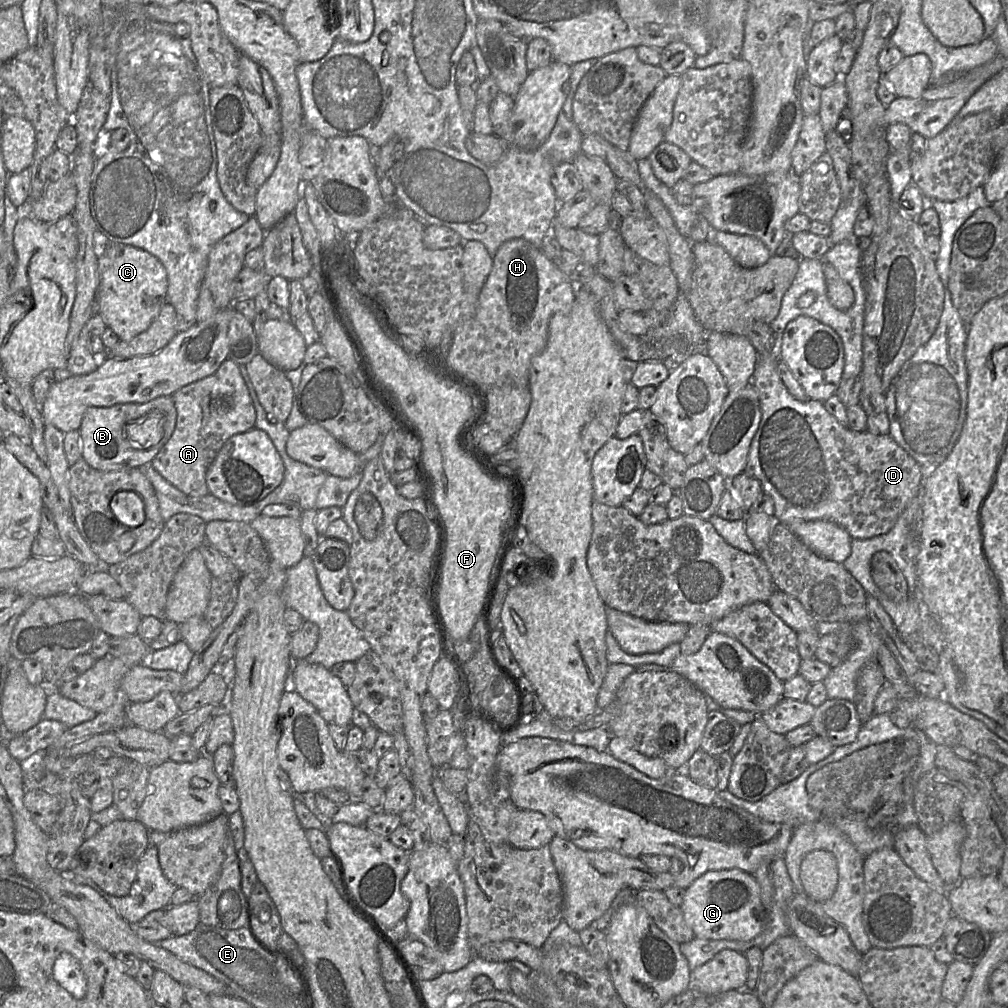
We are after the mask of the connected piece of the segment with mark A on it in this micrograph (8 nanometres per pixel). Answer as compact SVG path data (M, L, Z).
M228 357L214 374L180 388L172 397L177 410L176 427L171 438L151 464L168 482L185 494L208 495L210 491L206 482L207 470L225 442L233 435L247 432L255 427L256 411L249 390L239 365Z

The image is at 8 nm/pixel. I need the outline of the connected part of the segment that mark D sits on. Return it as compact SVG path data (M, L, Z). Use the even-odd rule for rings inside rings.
M773 352L760 354L751 378L762 418L750 445L744 473L758 479L763 492L772 497L776 522L789 525L793 521L831 521L845 529L851 538L857 539L887 533L911 499L922 495L924 468L889 434L853 431L842 426L825 409L822 401L796 400L777 373L778 360L779 355Z

